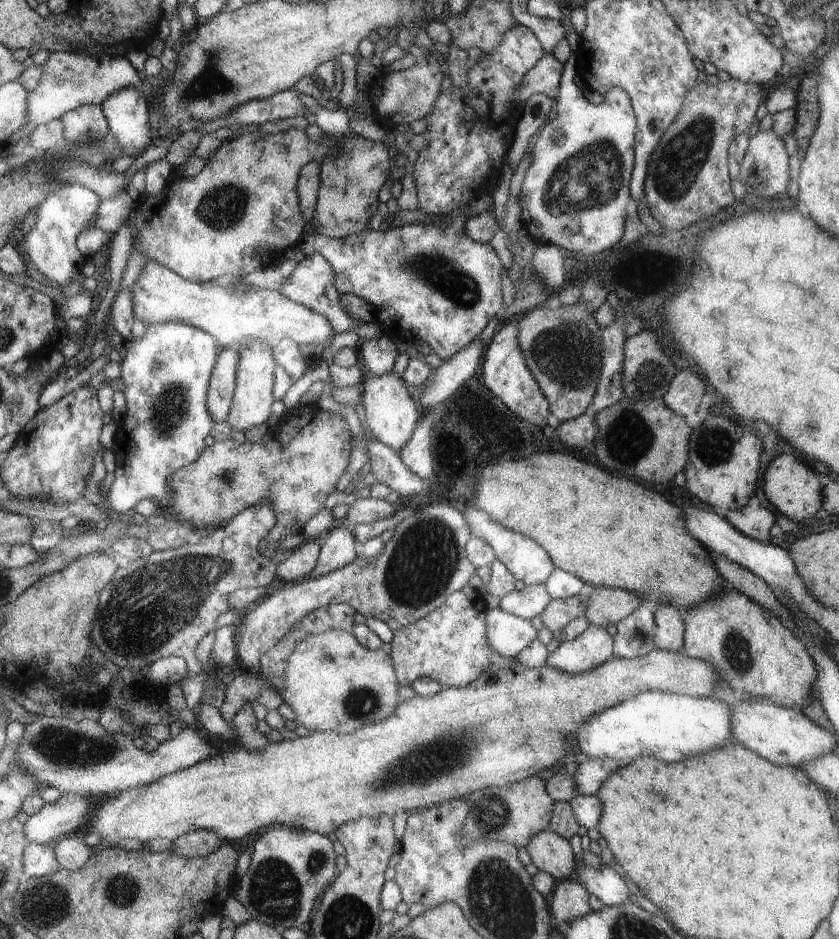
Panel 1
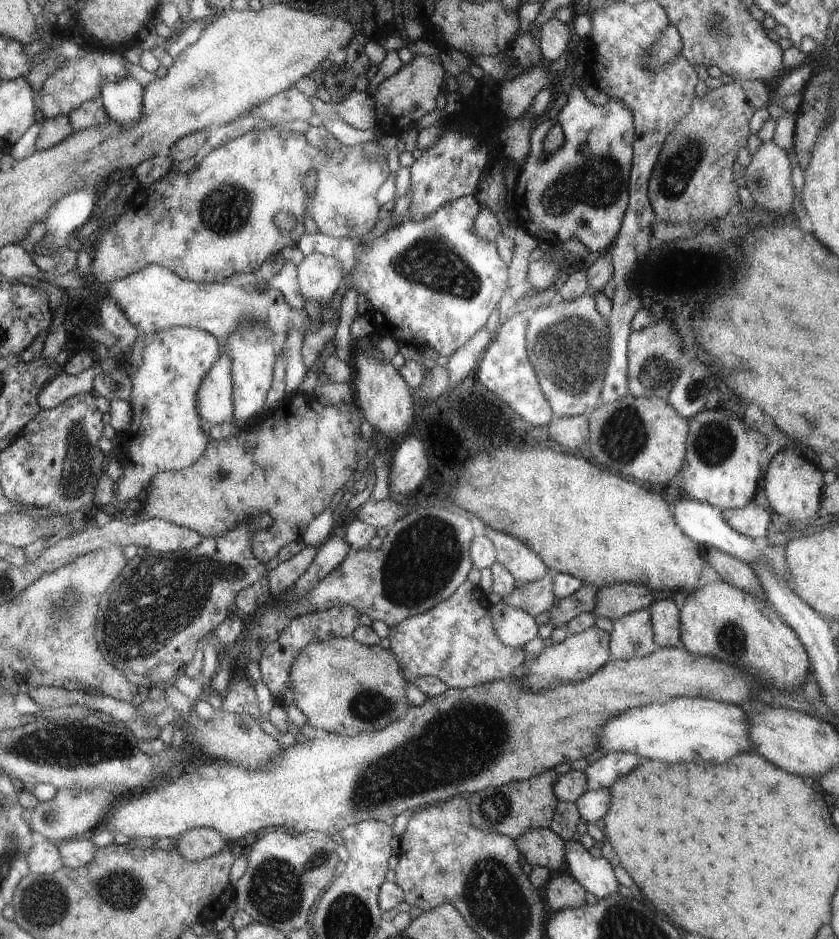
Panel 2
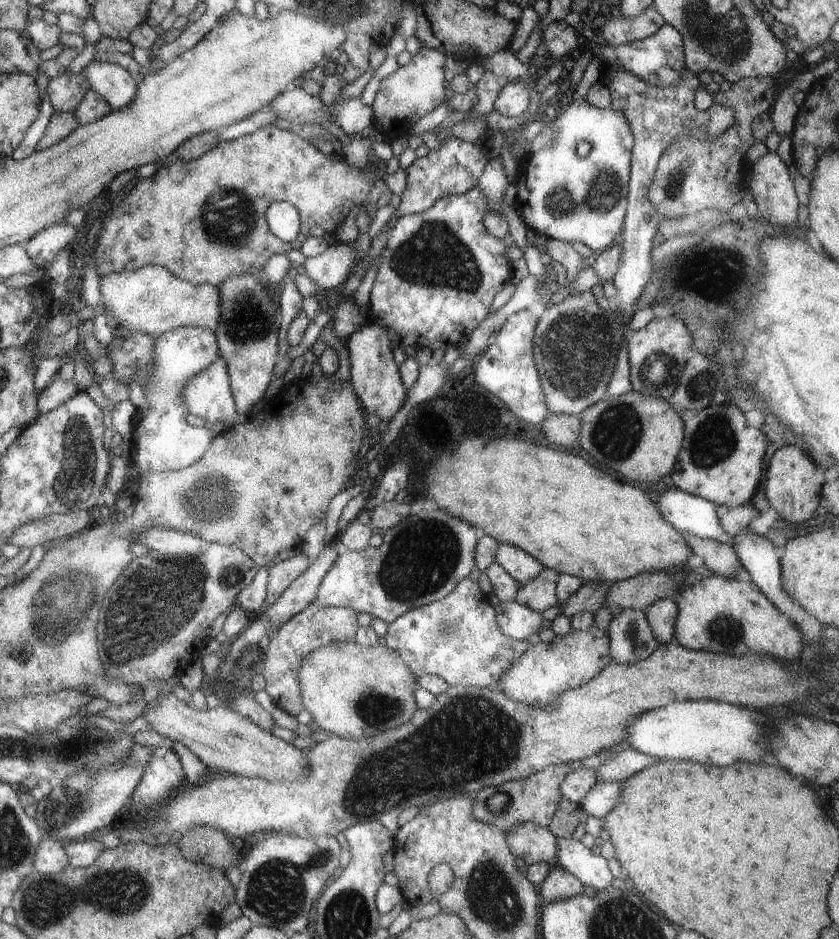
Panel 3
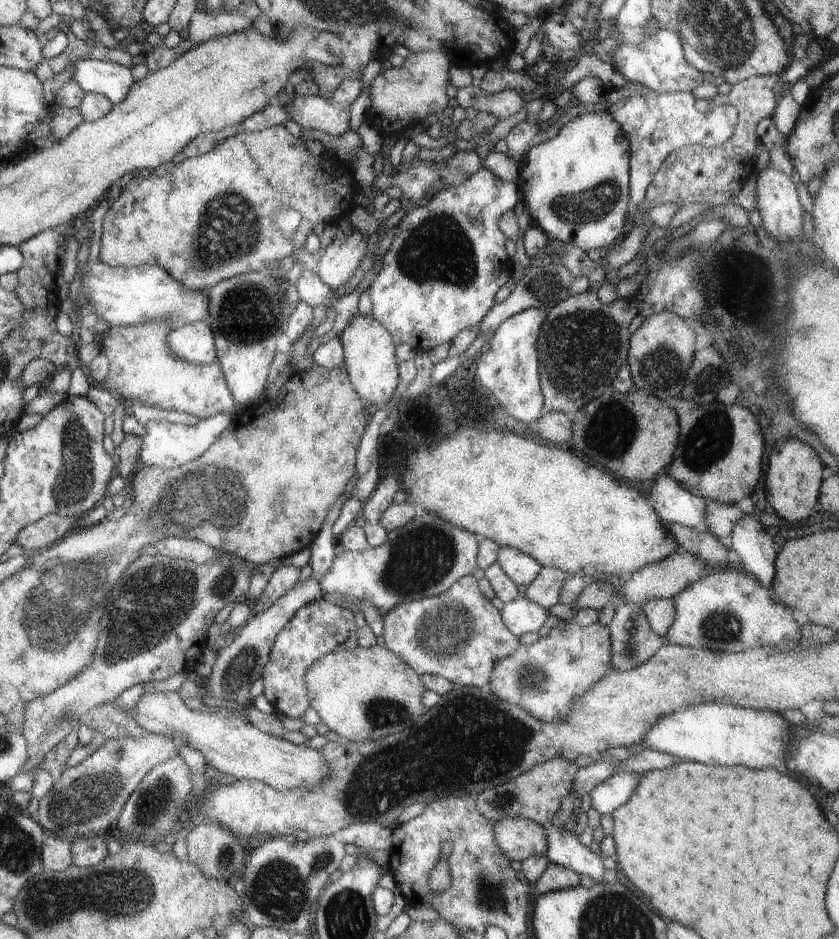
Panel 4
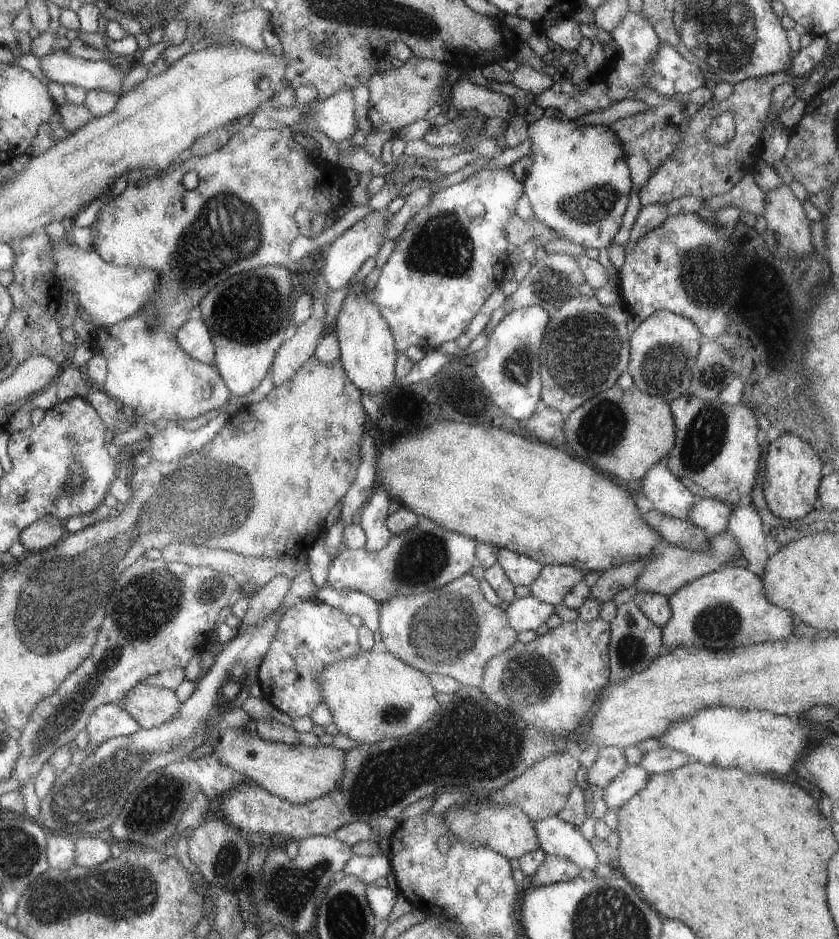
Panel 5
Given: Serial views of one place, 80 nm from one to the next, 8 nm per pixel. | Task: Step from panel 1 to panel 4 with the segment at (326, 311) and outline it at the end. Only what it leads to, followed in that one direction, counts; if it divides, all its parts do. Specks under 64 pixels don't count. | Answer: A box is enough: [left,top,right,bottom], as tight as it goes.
[317,228,368,290]

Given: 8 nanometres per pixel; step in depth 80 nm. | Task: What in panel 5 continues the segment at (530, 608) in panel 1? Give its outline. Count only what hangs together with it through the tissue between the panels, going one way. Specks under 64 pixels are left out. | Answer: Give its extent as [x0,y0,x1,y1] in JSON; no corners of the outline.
[530,566,585,606]

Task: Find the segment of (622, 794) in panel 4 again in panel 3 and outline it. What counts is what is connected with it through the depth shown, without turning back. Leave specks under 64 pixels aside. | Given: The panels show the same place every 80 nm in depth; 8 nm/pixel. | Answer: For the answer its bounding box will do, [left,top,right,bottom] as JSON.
[578,781,623,820]

